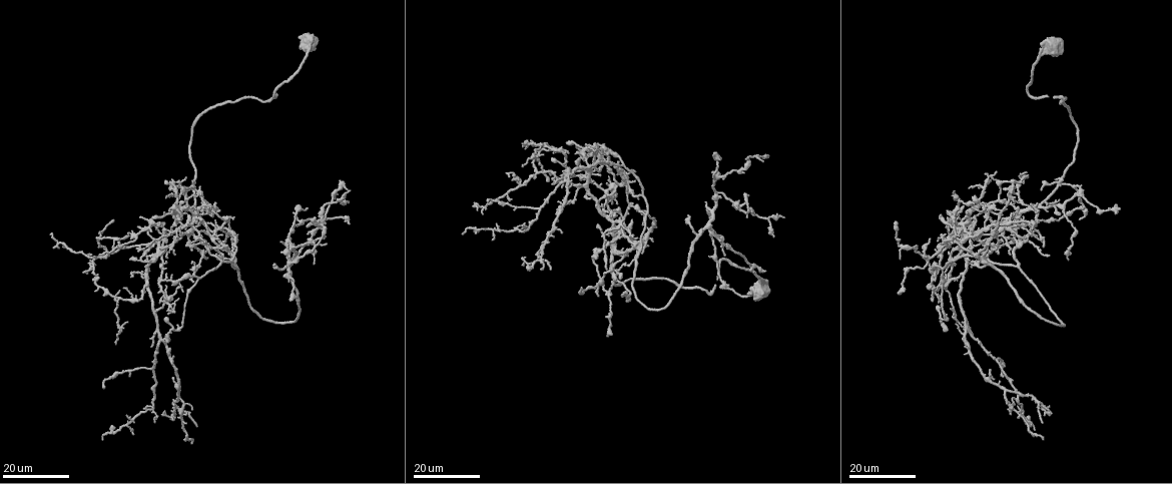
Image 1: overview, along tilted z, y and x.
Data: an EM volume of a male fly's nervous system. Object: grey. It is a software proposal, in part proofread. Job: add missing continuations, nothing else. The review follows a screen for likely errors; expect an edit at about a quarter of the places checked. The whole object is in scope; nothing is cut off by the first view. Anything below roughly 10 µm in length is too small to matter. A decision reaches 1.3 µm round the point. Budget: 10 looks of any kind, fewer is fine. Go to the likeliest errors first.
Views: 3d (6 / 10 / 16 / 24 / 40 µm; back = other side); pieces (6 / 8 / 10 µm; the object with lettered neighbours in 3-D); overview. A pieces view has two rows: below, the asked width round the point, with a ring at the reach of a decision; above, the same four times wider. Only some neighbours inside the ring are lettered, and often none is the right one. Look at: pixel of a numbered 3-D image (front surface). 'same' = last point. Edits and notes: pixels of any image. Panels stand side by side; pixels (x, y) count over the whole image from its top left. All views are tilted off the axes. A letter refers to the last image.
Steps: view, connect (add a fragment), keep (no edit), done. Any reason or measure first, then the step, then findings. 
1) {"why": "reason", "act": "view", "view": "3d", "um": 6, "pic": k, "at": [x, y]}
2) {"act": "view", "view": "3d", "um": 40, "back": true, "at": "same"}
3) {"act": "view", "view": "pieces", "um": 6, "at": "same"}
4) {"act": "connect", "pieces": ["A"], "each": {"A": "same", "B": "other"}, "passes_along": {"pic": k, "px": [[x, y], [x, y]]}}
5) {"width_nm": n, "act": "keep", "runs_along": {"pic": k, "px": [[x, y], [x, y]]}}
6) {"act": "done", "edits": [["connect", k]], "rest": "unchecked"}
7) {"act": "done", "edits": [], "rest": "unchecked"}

{"why": "end of a long branch", "act": "view", "view": "3d", "um": 24, "pic": 1, "at": [1048, 257]}

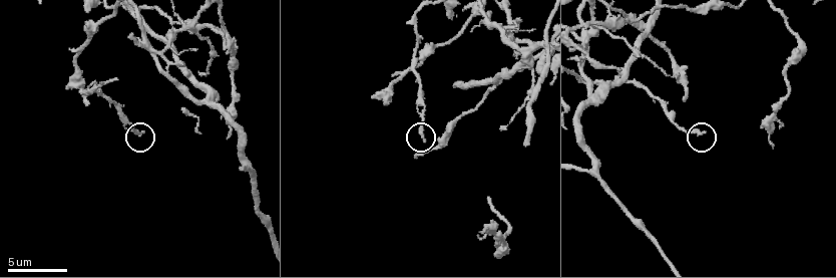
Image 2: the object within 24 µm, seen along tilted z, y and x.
{"act": "view", "view": "3d", "um": 6, "pic": 2, "at": [703, 131]}

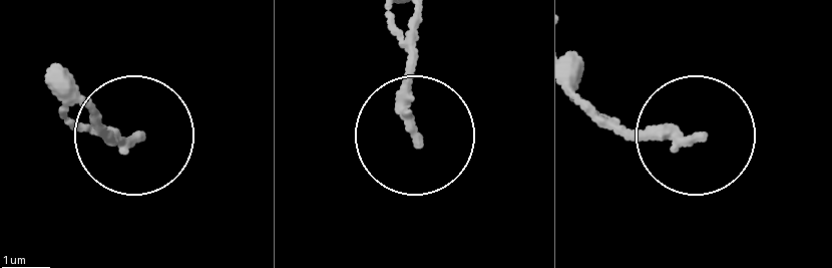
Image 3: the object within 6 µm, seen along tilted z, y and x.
{"act": "view", "view": "pieces", "um": 10, "pic": 3, "at": [697, 139]}

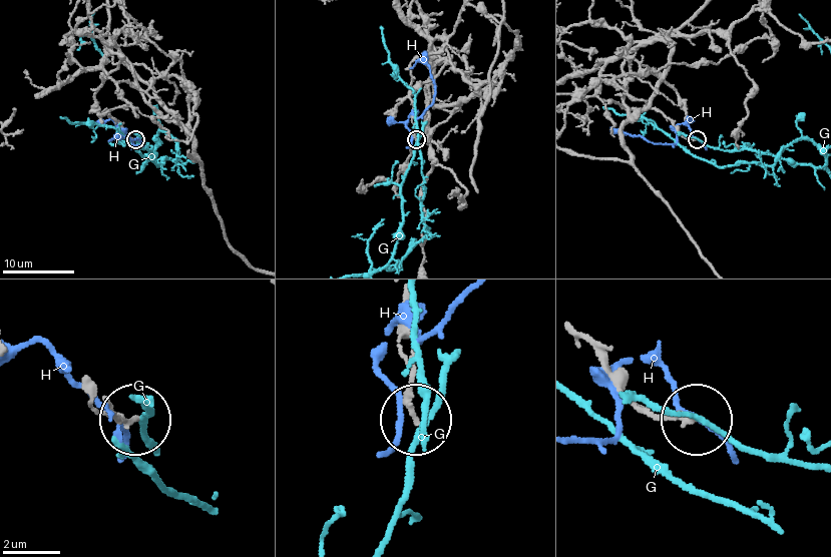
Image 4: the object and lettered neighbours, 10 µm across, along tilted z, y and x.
{"act": "keep", "each": {"G": "other", "H": "other"}, "found": "no lettered fragment goes on from it"}

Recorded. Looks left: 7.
{"why": "end of a long branch", "act": "view", "view": "3d", "um": 16, "pic": 1, "at": [489, 202]}

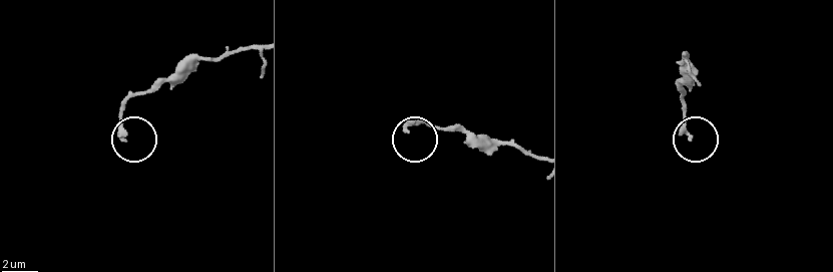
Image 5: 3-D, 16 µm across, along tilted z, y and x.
{"act": "view", "view": "pieces", "um": 10, "pic": 5, "at": [688, 137]}

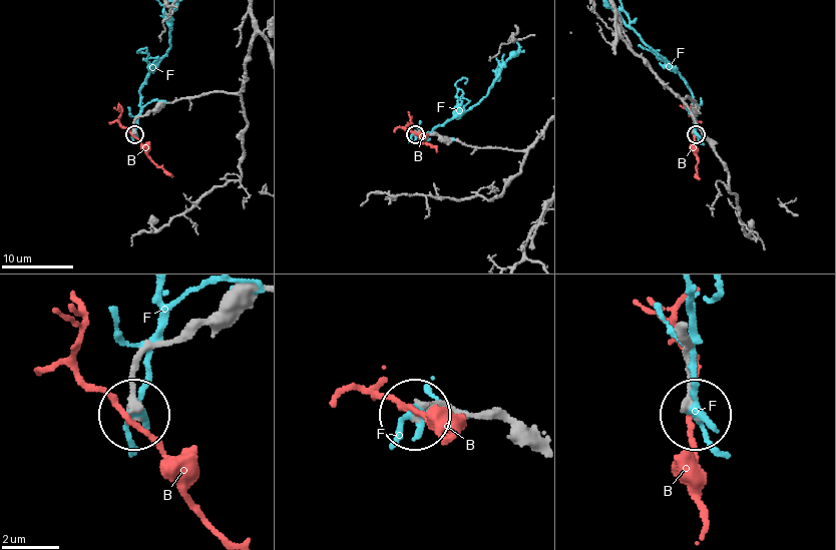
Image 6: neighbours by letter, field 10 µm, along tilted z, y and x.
{"width_nm": 250, "act": "keep", "each": {"B": "other", "F": "other"}, "runs_along": {"pic": 6, "px": [[228, 93], [213, 91], [159, 104], [137, 117], [133, 133]]}, "found": "no lettered fragment goes on from it"}

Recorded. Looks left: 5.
{"why": "thin end", "act": "view", "view": "3d", "um": 24, "pic": 1, "at": [978, 227]}

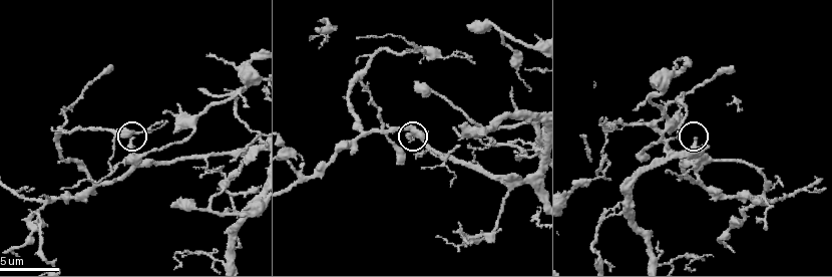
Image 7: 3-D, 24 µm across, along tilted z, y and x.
{"act": "view", "view": "pieces", "um": 6, "pic": 7, "at": [133, 138]}

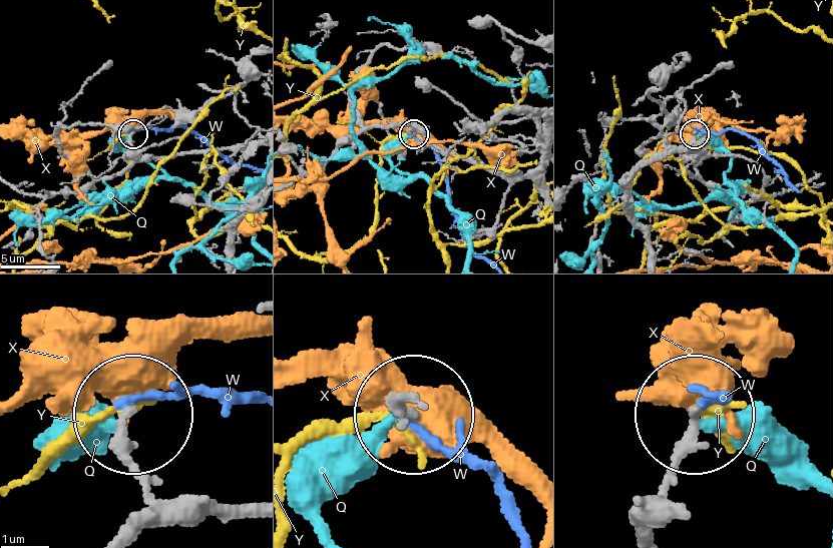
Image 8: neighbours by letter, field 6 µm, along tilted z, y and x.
{"act": "keep", "each": {"Q": "other", "W": "other", "X": "other", "Y": "other"}, "runs_along": {"pic": 8, "px": [[684, 506], [663, 491], [693, 422]]}, "found": "none of them fits"}

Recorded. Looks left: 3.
{"why": "thin end", "act": "view", "view": "3d", "um": 24, "pic": 1, "at": [201, 193]}

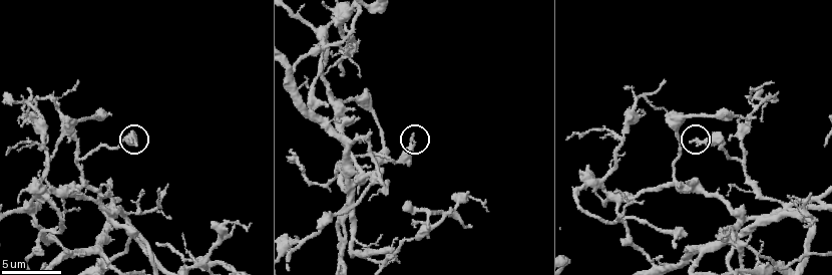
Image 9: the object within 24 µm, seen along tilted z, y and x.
{"act": "view", "view": "pieces", "um": 8, "pic": 9, "at": [129, 142]}

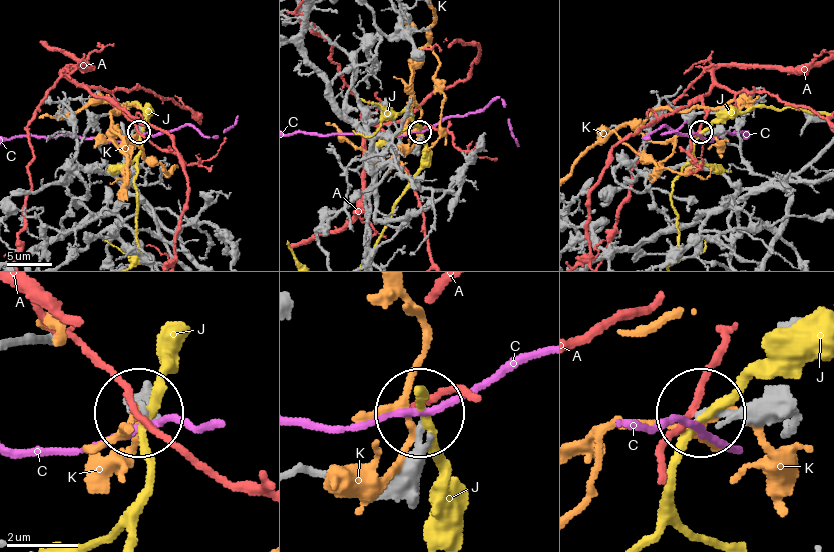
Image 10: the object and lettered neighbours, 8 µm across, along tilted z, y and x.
{"act": "keep", "each": {"A": "other", "C": "other", "J": "other", "K": "other"}, "found": "no lettered fragment goes on from it"}

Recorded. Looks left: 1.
{"why": "an open end", "act": "view", "view": "pieces", "um": 6, "pic": 2, "at": [617, 67]}

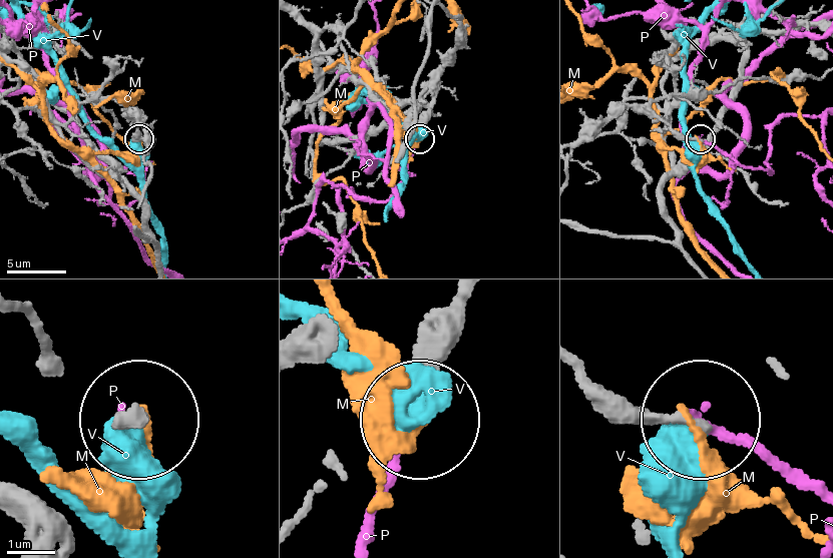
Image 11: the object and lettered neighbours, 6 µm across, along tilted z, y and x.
{"act": "keep", "each": {"M": "other", "P": "other", "V": "other"}, "runs_along": {"pic": 11, "px": [[579, 371], [654, 415], [697, 419]]}, "found": "no lettered fragment goes on from it"}

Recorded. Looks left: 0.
{"act": "done", "edits": [], "rest": "unchecked"}

